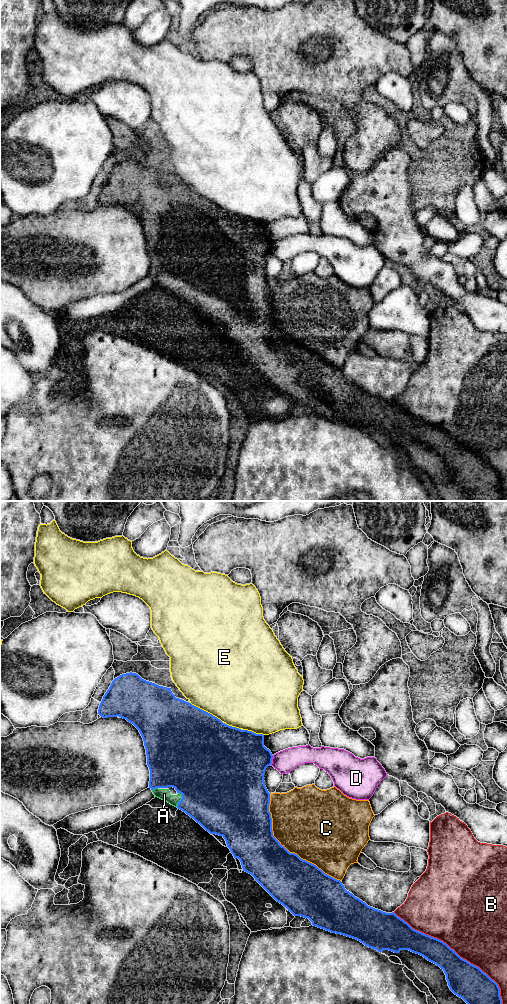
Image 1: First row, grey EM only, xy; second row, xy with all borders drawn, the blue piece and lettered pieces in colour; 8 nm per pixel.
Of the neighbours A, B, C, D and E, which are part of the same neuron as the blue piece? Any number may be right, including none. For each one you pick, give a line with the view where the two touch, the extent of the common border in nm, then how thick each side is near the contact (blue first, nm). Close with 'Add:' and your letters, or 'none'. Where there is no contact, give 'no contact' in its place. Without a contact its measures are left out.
A: contact in xy; length 120 nm; calibres 480 and 90 nm
Add: A

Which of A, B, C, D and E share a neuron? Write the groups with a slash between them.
A / B / C / D / E

